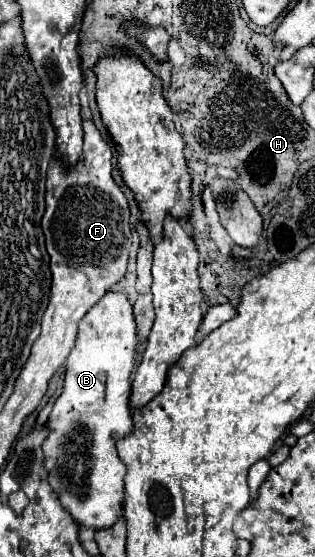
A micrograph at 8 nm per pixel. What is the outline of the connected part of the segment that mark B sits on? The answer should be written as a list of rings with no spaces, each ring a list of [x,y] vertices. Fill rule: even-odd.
[[[108,292],[80,322],[76,344],[66,360],[64,390],[54,404],[50,414],[50,436],[44,442],[44,468],[50,474],[50,484],[62,506],[74,516],[80,526],[110,528],[120,518],[120,508],[124,502],[124,474],[126,468],[118,458],[116,444],[132,430],[132,410],[128,406],[130,398],[130,374],[134,368],[134,356],[138,348],[136,322],[130,300],[120,292]]]

